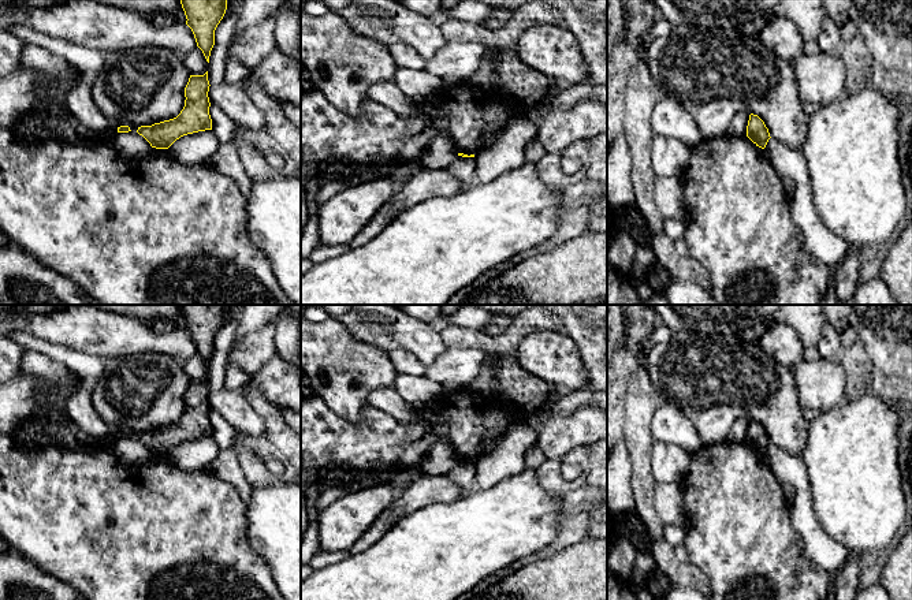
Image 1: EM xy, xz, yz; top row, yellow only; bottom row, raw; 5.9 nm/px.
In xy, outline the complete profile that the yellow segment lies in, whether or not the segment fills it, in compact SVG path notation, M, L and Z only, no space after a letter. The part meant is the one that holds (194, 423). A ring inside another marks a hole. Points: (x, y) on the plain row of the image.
M208 377L204 381L190 381L185 394L185 413L180 420L170 426L141 432L137 439L142 441L152 454L168 455L183 441L212 436L209 421L209 387Z

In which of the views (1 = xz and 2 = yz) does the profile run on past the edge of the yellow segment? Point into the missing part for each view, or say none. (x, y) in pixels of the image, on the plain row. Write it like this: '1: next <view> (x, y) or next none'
1: next none
2: next none

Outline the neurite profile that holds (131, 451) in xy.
M137 437L115 440L112 451L126 465L139 465L152 458L150 450Z

